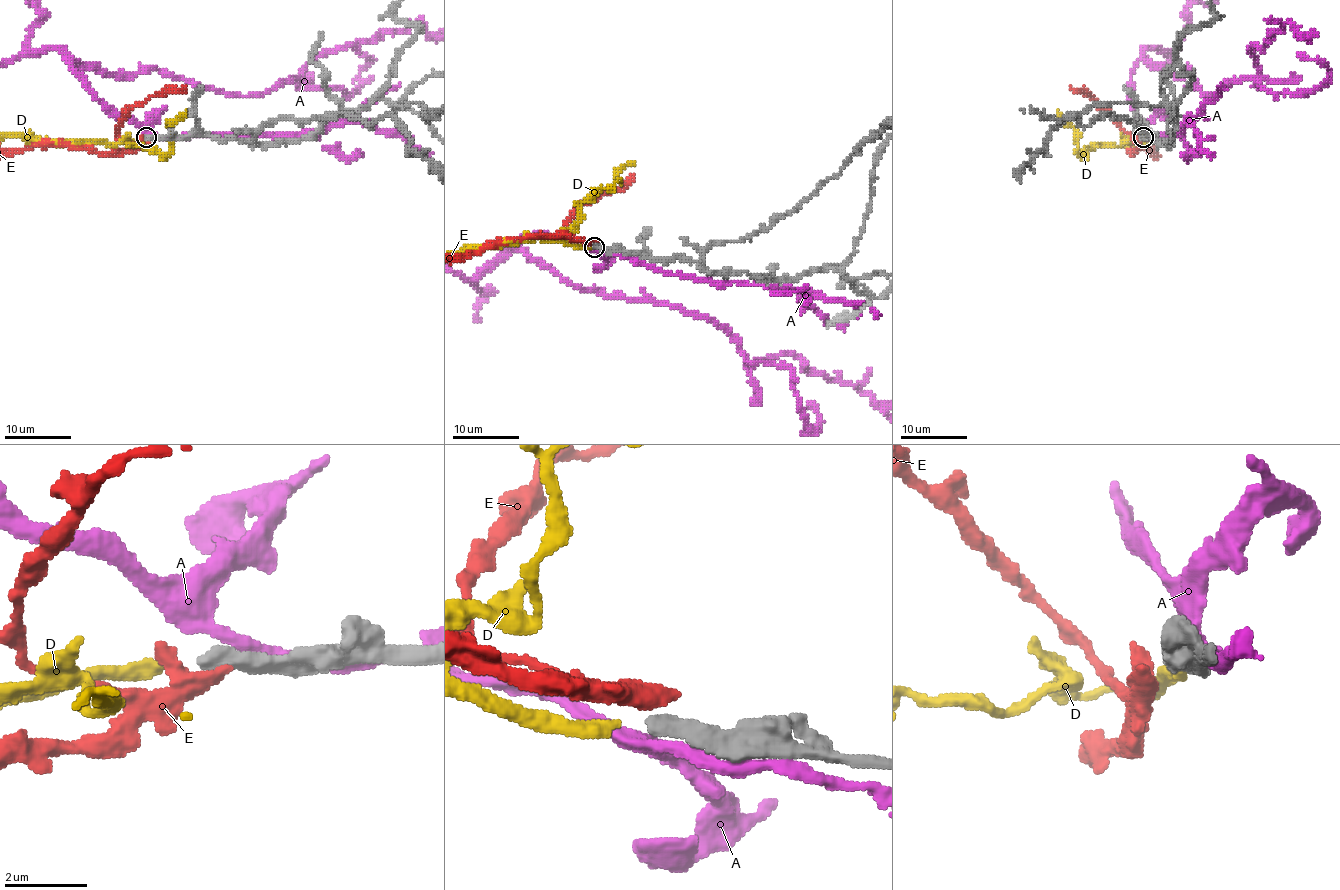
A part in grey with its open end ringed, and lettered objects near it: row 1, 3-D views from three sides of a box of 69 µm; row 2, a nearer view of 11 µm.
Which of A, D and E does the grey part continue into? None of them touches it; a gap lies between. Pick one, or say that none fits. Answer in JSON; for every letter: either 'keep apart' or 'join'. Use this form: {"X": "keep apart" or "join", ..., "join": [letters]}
{"A": "keep apart", "D": "join", "E": "keep apart", "join": ["D"]}

